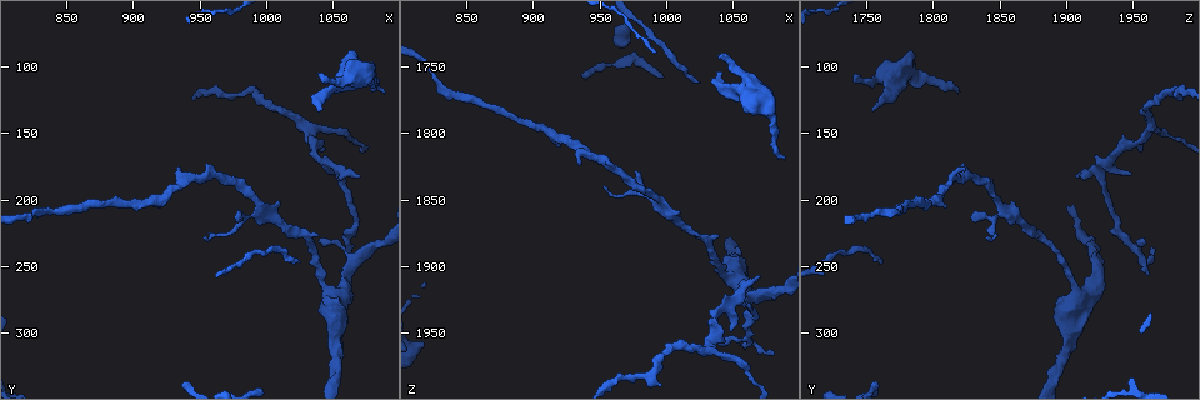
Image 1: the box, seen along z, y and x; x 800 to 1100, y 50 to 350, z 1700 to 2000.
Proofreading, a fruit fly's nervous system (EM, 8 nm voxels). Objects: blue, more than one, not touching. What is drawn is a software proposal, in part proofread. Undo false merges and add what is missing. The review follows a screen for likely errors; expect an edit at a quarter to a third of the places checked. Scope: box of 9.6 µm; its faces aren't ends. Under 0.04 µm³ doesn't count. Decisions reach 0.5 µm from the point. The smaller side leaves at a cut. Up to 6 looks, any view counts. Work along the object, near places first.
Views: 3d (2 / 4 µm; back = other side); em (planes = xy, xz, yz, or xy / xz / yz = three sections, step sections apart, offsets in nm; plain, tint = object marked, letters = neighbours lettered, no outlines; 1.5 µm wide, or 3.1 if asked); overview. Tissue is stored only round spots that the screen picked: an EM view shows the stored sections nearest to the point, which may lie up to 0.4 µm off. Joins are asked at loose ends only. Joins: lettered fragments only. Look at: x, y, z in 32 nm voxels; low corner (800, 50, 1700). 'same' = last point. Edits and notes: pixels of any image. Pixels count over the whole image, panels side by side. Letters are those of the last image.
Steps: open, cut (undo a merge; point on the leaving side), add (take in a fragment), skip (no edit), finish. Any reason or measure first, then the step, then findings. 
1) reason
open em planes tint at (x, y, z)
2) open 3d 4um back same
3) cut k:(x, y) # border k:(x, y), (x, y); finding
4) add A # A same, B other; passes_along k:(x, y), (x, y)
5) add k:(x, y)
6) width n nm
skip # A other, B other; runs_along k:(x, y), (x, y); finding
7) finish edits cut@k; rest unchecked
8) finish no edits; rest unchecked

thin end
open em planes tint at (978, 214, 1828)

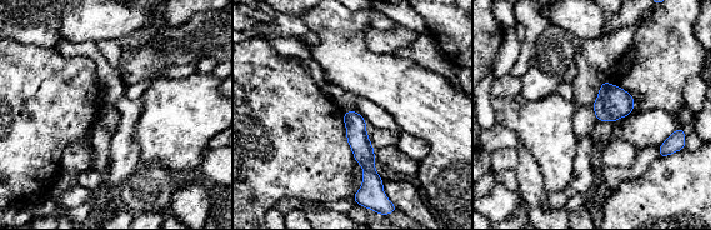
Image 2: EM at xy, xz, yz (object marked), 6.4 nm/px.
open em planes letters same

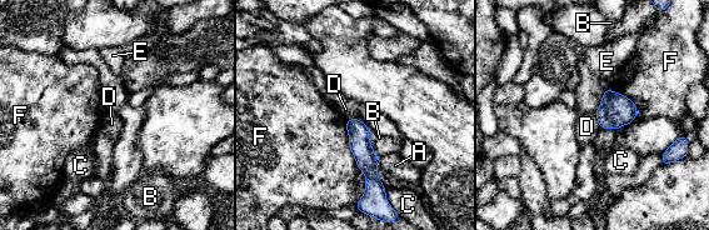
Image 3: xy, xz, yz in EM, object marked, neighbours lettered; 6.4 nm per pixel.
width 130 nm
skip # A other, B other, C other, D other, E other, F other; border 3:(594, 114), (600, 128); none of them fits

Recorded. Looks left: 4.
tapers out
open em planes letters at (1038, 104, 1742)

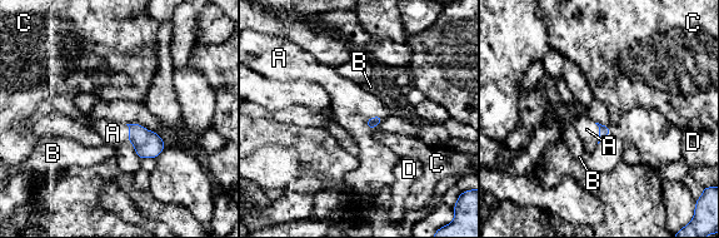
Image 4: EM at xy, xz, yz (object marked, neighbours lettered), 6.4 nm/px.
longest_contact A 130 nm
add A # A same, B other, C other, D other; it goes on there

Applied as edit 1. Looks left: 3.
finish edits add@4; rest unchecked

